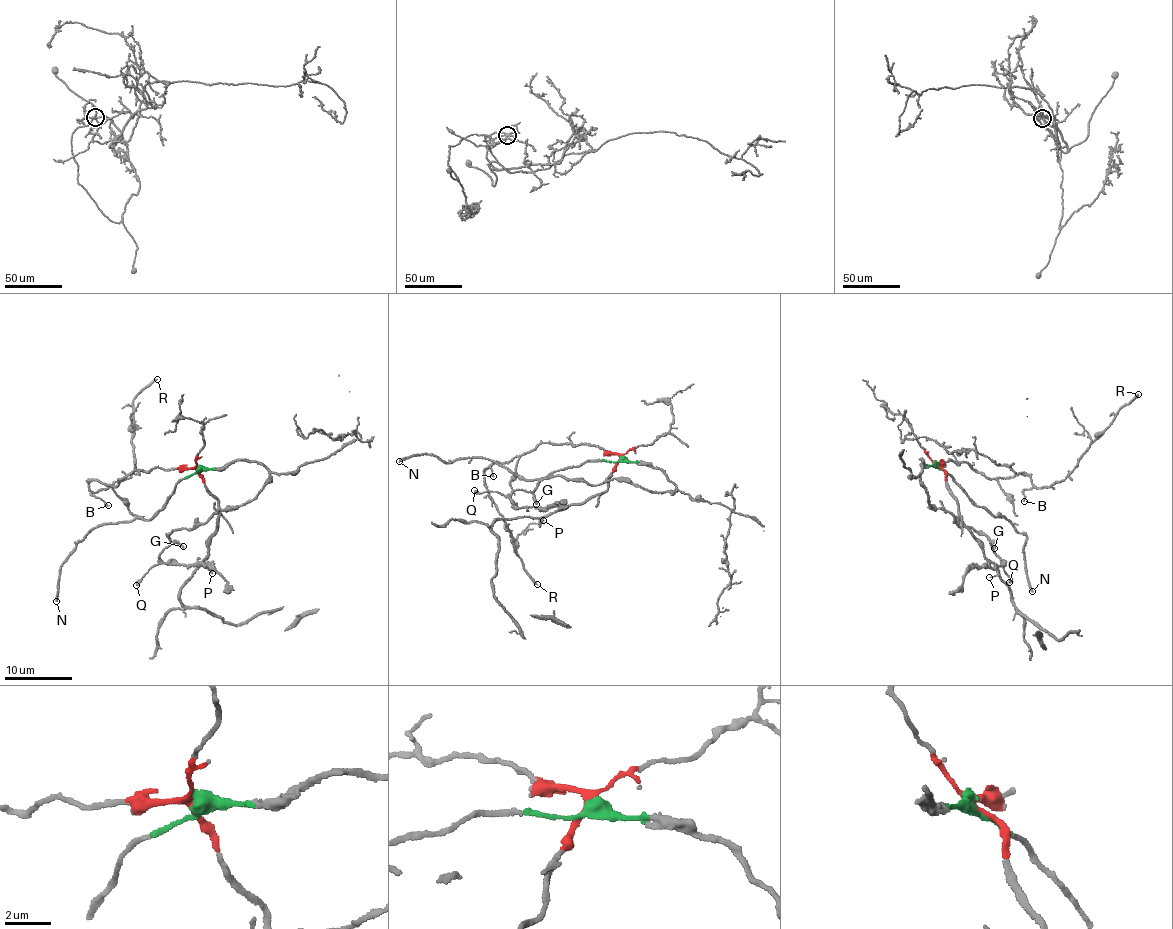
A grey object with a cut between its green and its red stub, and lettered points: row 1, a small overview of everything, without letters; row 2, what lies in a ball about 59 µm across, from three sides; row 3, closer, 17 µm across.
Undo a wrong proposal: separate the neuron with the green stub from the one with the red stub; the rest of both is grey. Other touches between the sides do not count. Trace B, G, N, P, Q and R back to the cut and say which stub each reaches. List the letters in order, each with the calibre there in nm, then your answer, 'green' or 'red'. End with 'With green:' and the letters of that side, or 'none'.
B: calibre 150 nm; red
G: calibre 170 nm; green
N: calibre 190 nm; green
P: calibre 120 nm; red
Q: calibre 320 nm; green
R: calibre 180 nm; red
With green: G, N, Q

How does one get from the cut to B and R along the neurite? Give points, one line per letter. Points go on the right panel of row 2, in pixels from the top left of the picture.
B: (937, 465), (944, 462), (966, 461), (990, 479), (1022, 473), (1030, 478), (1032, 486), (1022, 490), (1024, 500)
R: (937, 465), (966, 461), (990, 479), (1022, 473), (1034, 485), (1052, 487), (1063, 481), (1097, 434), (1138, 394)

